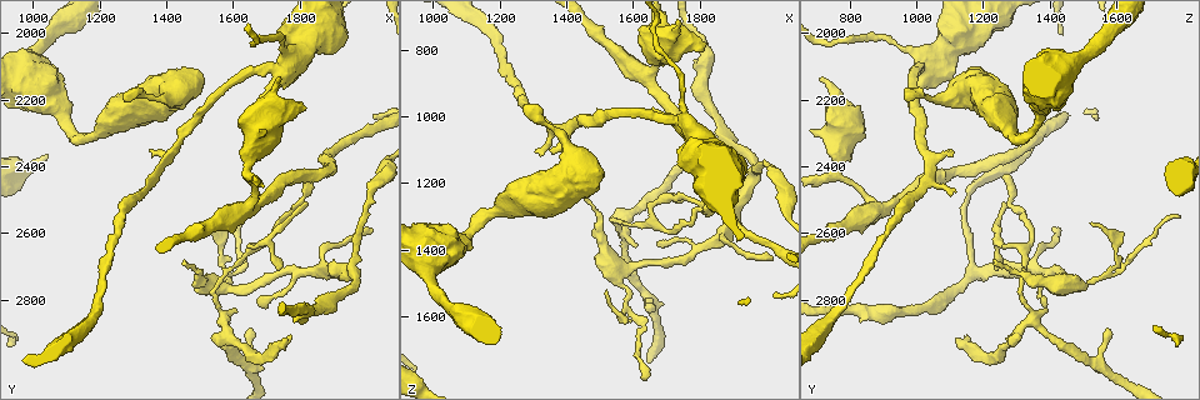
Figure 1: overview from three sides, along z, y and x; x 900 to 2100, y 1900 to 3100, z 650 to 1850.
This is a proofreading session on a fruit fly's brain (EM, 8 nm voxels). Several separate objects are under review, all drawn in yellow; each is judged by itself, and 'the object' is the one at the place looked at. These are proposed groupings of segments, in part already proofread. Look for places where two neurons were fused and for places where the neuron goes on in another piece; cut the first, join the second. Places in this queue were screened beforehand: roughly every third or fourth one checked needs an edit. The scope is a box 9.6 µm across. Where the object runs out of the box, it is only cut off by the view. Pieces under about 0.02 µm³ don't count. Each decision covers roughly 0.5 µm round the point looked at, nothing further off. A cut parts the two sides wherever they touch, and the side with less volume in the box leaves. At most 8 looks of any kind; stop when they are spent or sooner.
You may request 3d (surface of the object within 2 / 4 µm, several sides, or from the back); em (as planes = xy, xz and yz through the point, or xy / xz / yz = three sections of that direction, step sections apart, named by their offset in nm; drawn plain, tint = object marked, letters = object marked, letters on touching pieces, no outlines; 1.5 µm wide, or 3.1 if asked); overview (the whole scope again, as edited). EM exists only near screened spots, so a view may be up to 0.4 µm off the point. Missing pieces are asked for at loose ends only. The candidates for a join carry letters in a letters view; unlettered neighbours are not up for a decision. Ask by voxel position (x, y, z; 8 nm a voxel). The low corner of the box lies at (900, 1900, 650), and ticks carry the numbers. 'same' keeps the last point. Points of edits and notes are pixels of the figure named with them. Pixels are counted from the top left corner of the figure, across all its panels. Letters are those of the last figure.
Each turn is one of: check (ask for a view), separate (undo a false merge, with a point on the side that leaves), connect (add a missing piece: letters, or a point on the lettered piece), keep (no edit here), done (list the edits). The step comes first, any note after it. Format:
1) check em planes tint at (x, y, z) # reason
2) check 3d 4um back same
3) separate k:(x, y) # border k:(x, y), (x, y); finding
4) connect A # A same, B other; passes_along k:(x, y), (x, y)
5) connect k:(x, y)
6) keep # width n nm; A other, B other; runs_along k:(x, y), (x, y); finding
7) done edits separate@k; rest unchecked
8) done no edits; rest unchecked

check 3d 2um at (1800, 2220, 810) # an open end

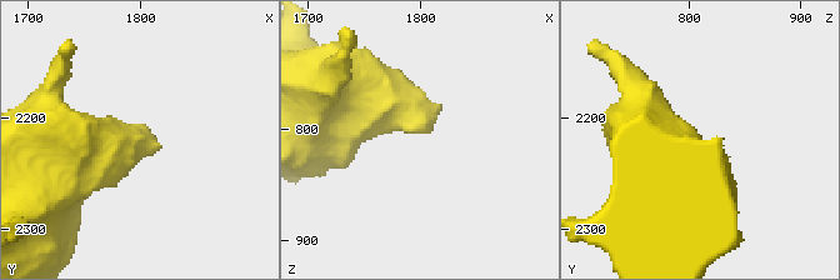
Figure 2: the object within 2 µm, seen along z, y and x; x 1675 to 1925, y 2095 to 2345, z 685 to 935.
check em xz step 8 tint at (1808, 2216, 802)

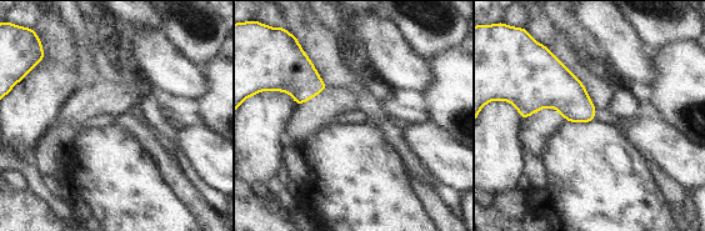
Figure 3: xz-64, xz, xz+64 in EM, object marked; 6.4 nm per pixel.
check em planes letters same

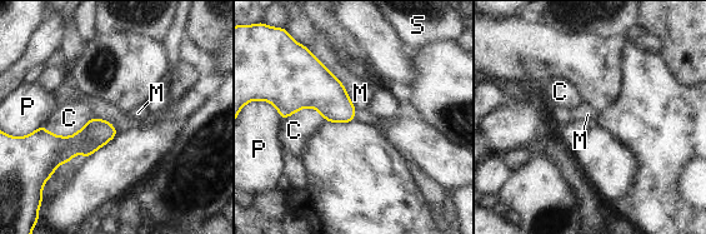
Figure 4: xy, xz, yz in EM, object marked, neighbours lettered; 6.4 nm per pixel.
keep # C other, M other, P other, S other; border 4:(306, 48), (344, 85), (356, 110); no lettered piece goes on from it

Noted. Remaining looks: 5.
check 3d 2um at (1640, 2520, 870) # sharp bend

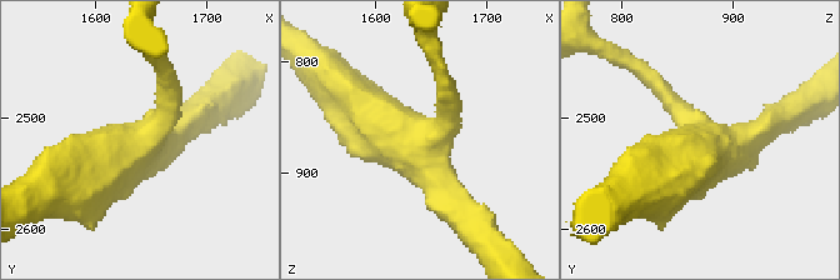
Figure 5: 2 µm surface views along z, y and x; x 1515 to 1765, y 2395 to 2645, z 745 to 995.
check em planes letters at (1644, 2524, 874) # arms 3

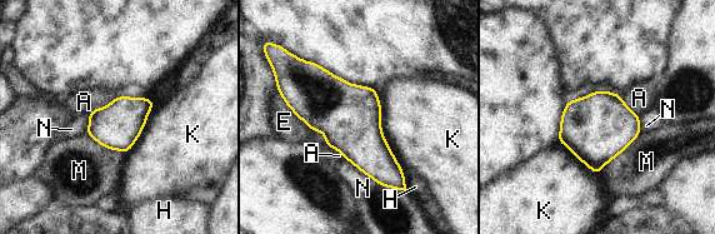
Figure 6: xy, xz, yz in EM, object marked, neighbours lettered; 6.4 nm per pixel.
keep # A other, E other, H other, K other, M other, N other; all the same neuron

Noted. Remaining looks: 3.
check 3d 4um at (1630, 2560, 1790) # tapers out

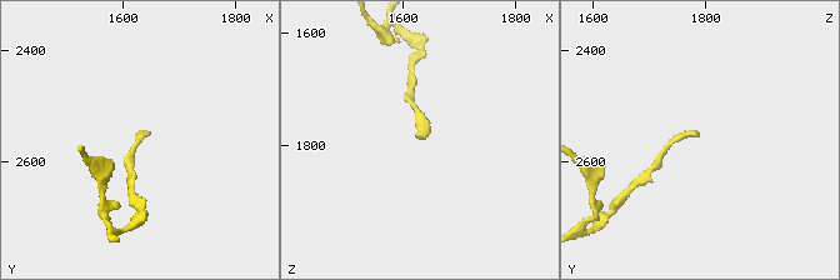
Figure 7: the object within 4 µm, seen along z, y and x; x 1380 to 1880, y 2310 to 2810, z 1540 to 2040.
check em xz step 4 letters at (1620, 2550, 1785) # now the EM

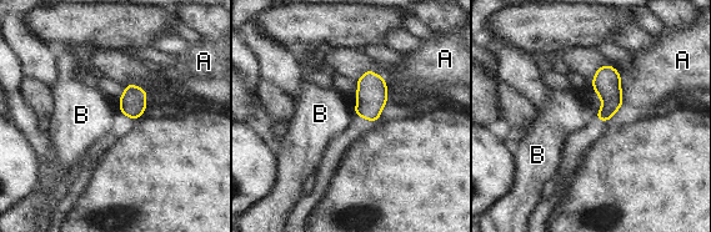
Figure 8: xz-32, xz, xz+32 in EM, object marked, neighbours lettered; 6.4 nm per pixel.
check em planes letters same

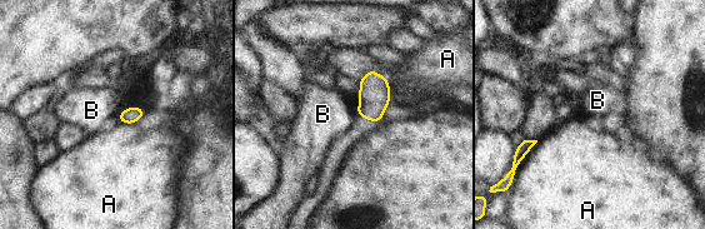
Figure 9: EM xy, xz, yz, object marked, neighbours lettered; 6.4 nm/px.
keep # A other, B other; none of them fits

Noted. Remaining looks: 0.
done no edits; rest unchecked

